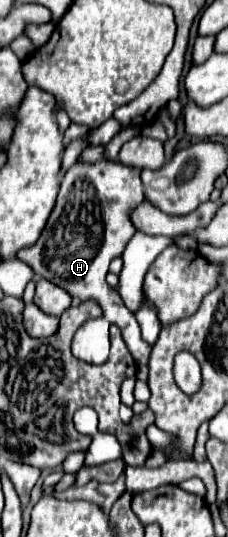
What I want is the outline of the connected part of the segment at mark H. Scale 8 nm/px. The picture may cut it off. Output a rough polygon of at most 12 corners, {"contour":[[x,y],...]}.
{"contour":[[72,165],[18,259],[118,325],[138,365],[150,345],[106,283],[136,233],[140,169]]}

